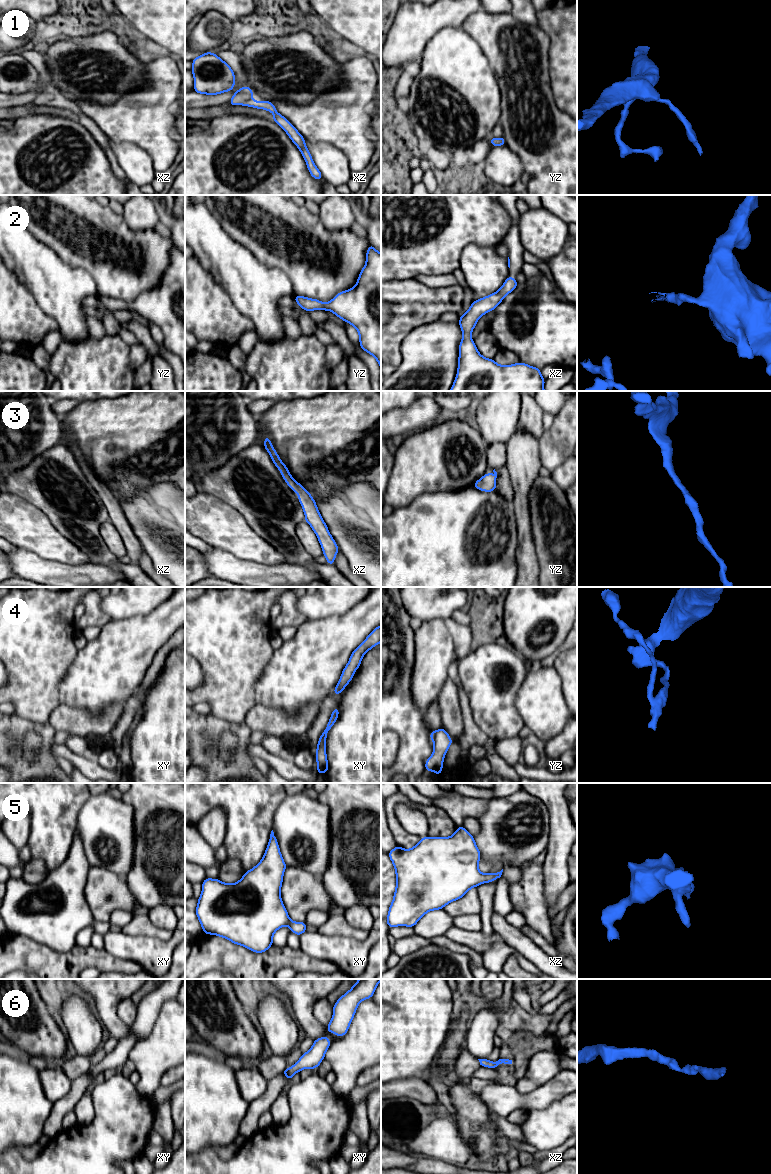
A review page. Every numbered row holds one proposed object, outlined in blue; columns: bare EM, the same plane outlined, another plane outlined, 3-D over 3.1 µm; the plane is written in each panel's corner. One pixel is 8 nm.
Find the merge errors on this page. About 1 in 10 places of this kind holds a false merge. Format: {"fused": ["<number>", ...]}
{"fused": ["4"]}

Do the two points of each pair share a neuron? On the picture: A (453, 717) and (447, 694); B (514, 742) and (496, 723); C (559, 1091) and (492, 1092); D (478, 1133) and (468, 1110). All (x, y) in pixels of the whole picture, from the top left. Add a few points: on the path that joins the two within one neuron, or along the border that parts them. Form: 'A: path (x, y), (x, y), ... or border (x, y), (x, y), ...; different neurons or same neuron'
A: path (450, 711), (448, 700); same neuron
B: border (517, 735), (496, 741); different neurons
C: path (542, 1096), (538, 1099), (509, 1099); same neuron
D: path (475, 1127), (472, 1116); same neuron

